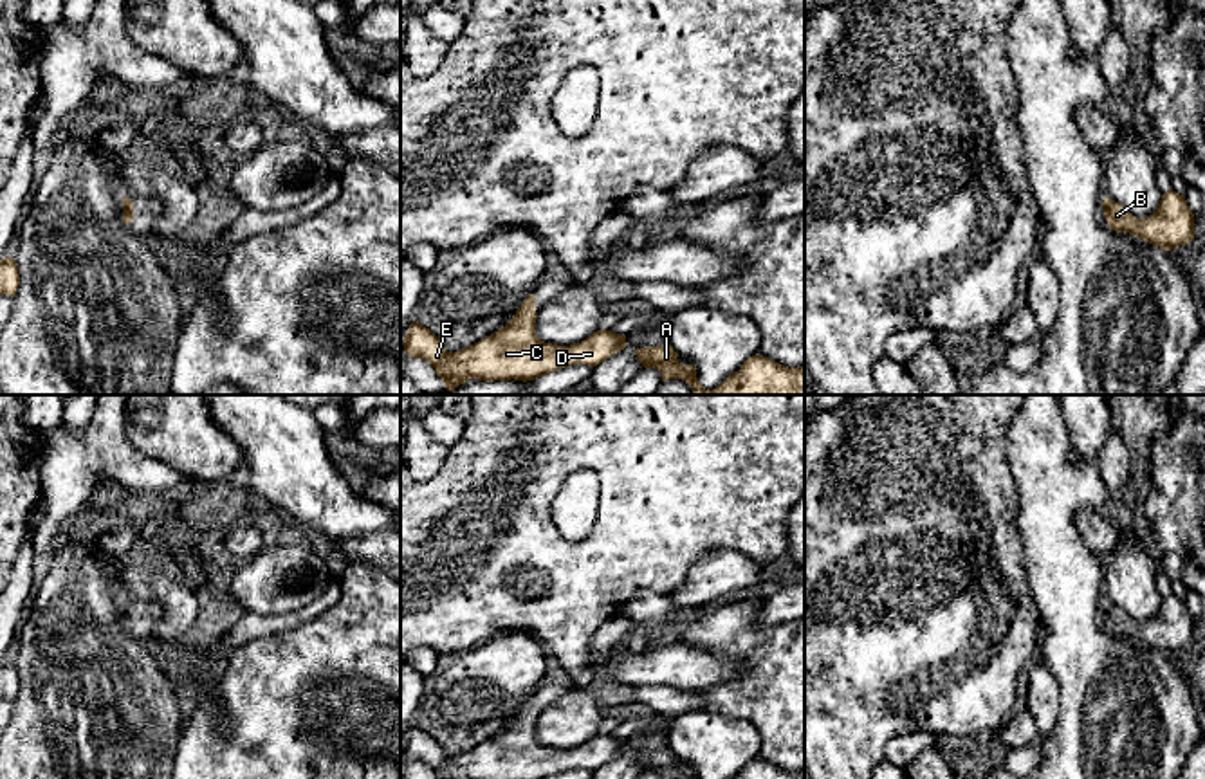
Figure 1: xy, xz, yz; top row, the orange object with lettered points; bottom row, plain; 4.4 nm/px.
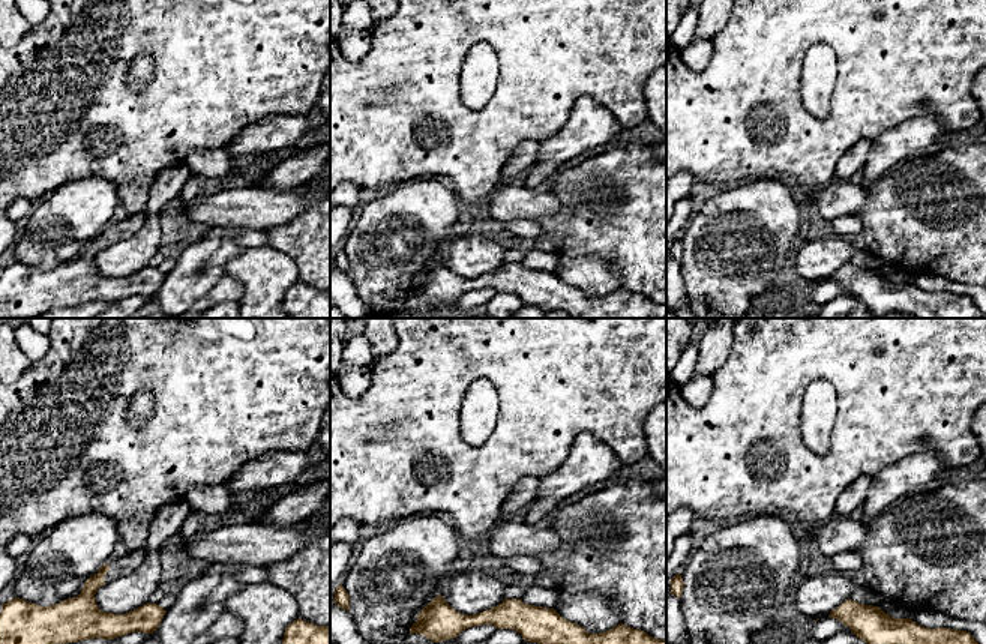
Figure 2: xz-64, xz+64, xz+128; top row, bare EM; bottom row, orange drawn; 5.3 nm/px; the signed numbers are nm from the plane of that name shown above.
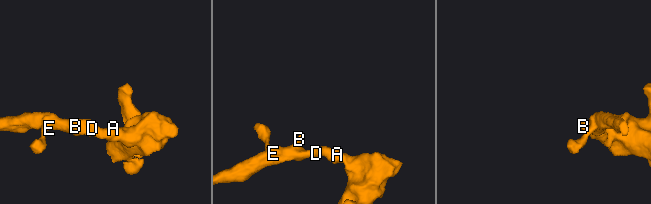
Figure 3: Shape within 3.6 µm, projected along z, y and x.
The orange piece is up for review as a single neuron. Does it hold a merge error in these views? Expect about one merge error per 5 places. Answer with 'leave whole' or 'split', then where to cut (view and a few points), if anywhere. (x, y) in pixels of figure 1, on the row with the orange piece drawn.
leave whole; cut none

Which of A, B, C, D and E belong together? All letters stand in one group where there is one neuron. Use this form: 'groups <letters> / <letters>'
groups A B C D E

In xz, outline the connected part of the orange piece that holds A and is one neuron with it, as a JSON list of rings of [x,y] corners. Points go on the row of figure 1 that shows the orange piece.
[[[671,344],[637,348],[635,355],[644,368],[658,370],[662,380],[685,380],[694,395],[805,395],[805,366],[788,368],[758,353],[714,390],[698,382],[694,364],[676,361],[678,353]]]

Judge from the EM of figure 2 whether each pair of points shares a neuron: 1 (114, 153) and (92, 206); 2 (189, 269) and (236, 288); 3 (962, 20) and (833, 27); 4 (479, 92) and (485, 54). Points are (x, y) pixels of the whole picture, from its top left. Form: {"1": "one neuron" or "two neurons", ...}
{"1": "two neurons", "2": "two neurons", "3": "one neuron", "4": "one neuron"}

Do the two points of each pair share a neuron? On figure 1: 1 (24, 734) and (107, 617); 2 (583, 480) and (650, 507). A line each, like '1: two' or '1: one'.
1: one
2: two

